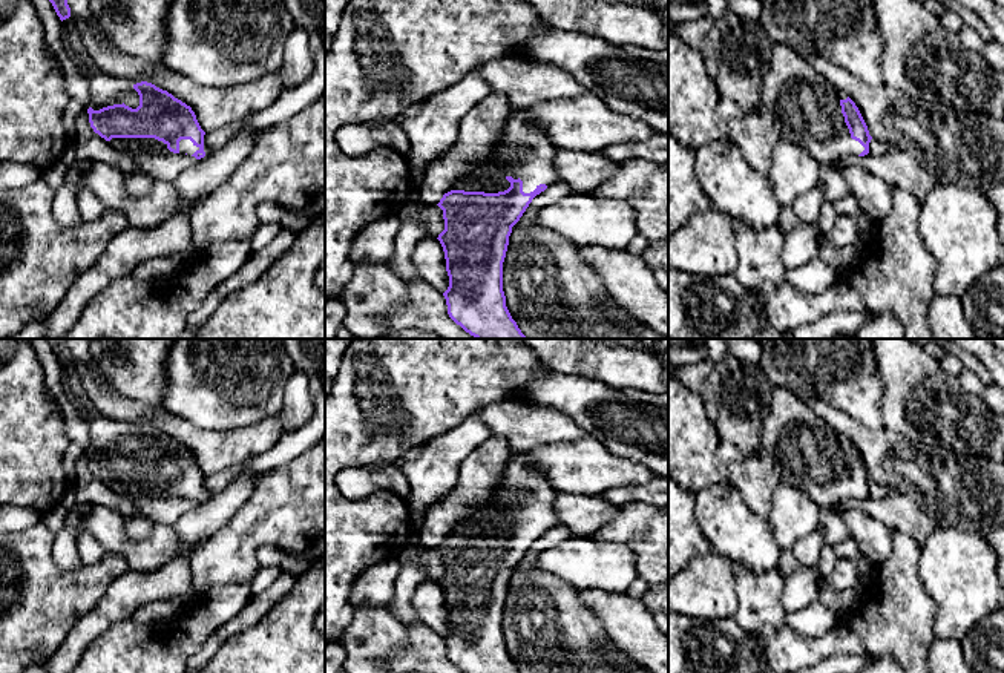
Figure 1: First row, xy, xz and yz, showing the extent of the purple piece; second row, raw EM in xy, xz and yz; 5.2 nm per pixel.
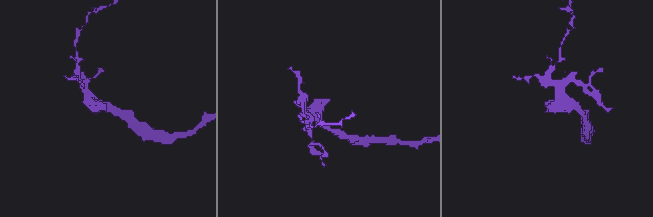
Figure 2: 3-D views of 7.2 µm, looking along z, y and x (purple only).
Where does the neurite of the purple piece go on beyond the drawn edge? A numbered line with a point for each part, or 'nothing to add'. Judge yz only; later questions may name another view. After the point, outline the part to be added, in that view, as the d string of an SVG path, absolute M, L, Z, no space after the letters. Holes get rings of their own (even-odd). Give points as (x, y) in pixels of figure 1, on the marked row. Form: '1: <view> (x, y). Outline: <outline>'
1: yz (805, 108). Outline: M773 44L760 106L773 117L782 140L802 146L822 166L865 150L851 138L840 94L789 46Z

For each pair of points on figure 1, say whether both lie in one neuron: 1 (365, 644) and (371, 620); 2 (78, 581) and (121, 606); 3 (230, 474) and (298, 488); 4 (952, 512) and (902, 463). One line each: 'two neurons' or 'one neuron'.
1: one neuron
2: two neurons
3: two neurons
4: one neuron

